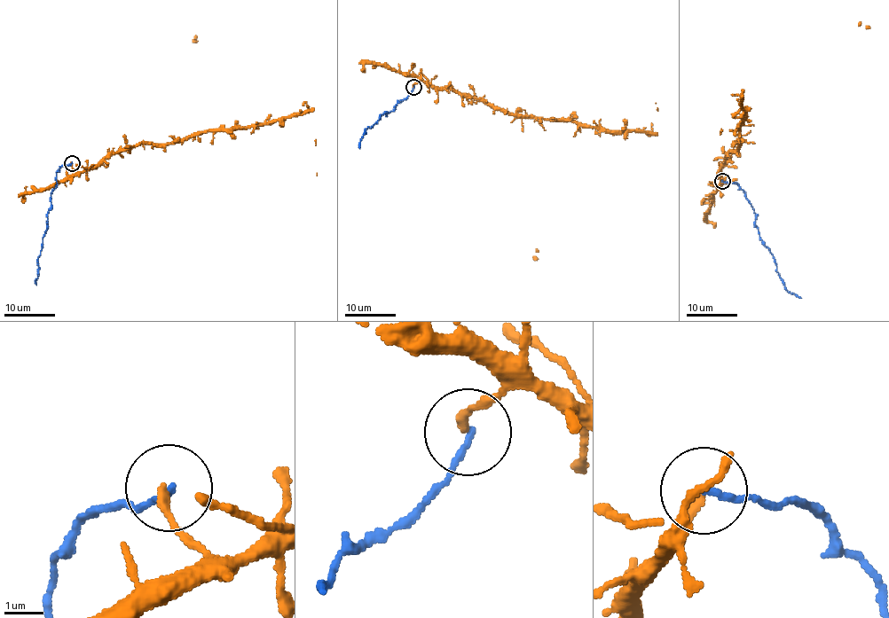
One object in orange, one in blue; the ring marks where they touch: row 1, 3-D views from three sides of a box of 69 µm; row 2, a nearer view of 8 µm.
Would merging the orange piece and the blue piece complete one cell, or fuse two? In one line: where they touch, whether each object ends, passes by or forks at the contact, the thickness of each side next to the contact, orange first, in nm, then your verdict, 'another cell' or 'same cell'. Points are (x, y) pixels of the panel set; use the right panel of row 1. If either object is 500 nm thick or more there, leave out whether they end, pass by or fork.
place (722, 181); orange ends; blue ends; calibres 240 and 160 nm; another cell

